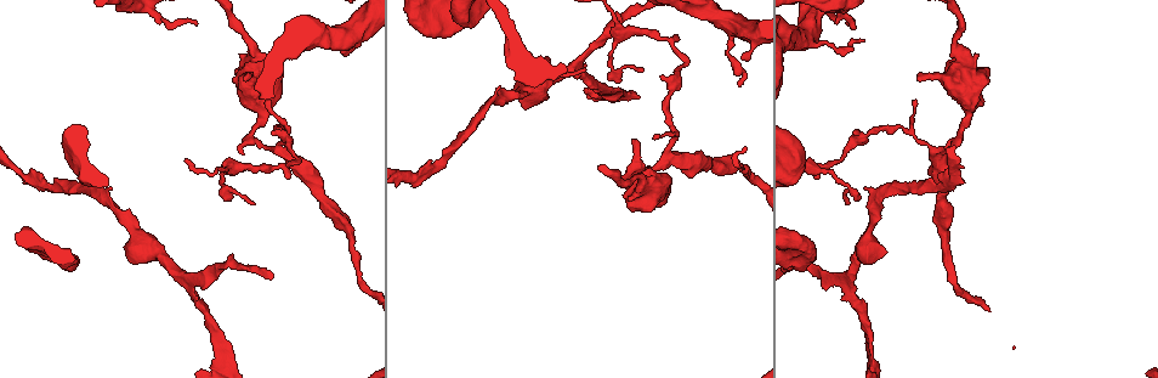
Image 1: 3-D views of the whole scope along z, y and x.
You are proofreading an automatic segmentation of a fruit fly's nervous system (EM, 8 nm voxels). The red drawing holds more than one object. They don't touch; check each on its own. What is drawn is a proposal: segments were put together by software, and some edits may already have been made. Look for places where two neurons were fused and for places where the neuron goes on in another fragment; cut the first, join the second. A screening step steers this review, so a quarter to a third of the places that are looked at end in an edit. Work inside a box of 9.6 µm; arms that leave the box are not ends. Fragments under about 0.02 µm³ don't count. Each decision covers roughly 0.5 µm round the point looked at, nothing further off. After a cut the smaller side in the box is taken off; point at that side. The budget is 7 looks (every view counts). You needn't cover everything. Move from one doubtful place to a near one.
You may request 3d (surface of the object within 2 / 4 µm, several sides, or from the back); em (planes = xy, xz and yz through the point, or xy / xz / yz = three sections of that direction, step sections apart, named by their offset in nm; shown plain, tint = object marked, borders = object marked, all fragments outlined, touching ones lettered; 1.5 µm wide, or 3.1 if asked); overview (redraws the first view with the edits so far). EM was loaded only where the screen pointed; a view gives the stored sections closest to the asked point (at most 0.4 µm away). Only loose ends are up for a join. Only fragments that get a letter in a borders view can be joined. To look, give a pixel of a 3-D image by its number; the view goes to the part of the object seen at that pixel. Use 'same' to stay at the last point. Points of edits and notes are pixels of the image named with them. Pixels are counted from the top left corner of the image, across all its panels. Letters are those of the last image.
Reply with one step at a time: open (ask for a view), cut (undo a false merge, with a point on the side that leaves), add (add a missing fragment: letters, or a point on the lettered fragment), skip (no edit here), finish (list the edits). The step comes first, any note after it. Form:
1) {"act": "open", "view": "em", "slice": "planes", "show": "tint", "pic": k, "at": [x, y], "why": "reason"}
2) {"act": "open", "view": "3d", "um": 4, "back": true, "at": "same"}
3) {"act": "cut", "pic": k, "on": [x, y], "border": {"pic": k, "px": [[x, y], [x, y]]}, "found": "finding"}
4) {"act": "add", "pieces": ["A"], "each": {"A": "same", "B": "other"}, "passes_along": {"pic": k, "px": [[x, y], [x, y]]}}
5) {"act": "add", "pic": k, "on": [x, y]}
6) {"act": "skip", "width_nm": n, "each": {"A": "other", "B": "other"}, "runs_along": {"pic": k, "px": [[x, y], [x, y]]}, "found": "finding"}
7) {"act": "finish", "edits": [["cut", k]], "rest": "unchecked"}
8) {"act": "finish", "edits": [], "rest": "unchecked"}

{"act": "open", "view": "em", "slice": "planes", "show": "borders", "pic": 1, "at": [568, 69], "why": "calibre changes"}

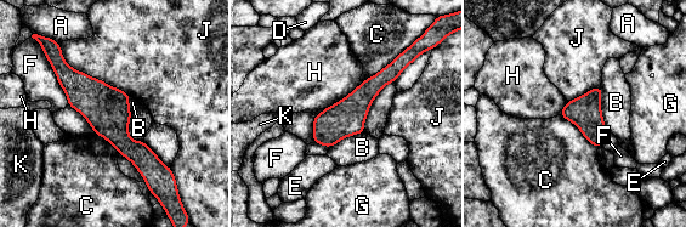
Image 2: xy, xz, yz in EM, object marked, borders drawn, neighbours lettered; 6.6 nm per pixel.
{"act": "skip", "each": {"A": "other", "B": "other", "C": "other", "D": "other", "E": "other", "F": "other", "G": "other", "H": "other", "J": "other", "K": "other"}, "found": "continuous, no second neuron"}

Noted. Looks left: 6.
{"act": "open", "view": "em", "slice": "planes", "show": "borders", "pic": 1, "at": [625, 34], "why": "sudden change in width"}

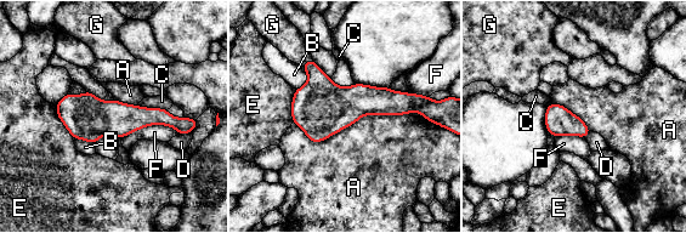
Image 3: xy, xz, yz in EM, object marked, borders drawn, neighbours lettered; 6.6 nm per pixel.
{"act": "skip", "longest_contact_nm": ["A", 750], "each": {"A": "other", "B": "other", "C": "other", "D": "other", "E": "other", "F": "other", "G": "other"}, "found": "continuous, no second neuron"}

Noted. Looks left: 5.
{"act": "open", "view": "em", "slice": "planes", "show": "borders", "pic": 1, "at": [740, 58]}

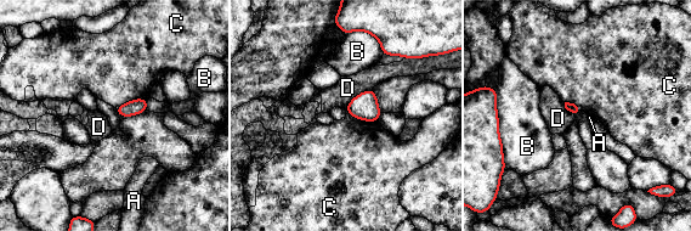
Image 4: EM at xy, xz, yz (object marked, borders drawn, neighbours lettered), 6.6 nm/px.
{"act": "skip", "each": {"A": "other", "B": "other", "C": "other", "D": "other"}, "border": {"pic": 4, "px": [[147, 99], [131, 99], [115, 108]]}, "found": "no lettered fragment goes on from it"}

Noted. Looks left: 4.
{"act": "finish", "edits": [], "rest": "unchecked"}

